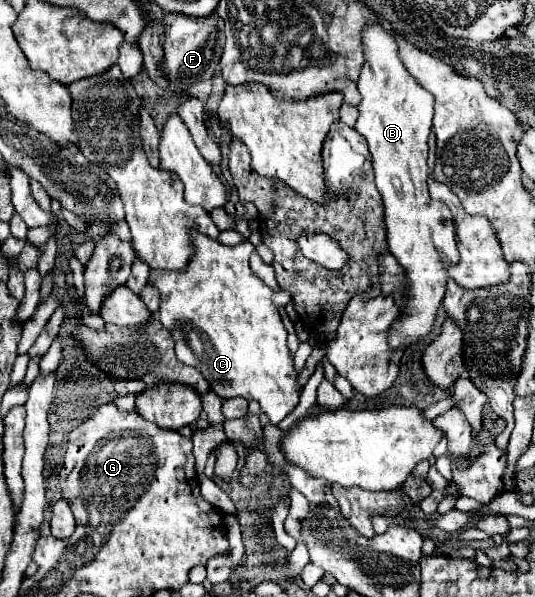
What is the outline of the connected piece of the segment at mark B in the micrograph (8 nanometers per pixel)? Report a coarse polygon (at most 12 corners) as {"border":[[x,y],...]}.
{"border":[[365,29],[355,129],[373,155],[405,307],[389,349],[431,335],[459,259],[427,189],[435,99],[393,35]]}

